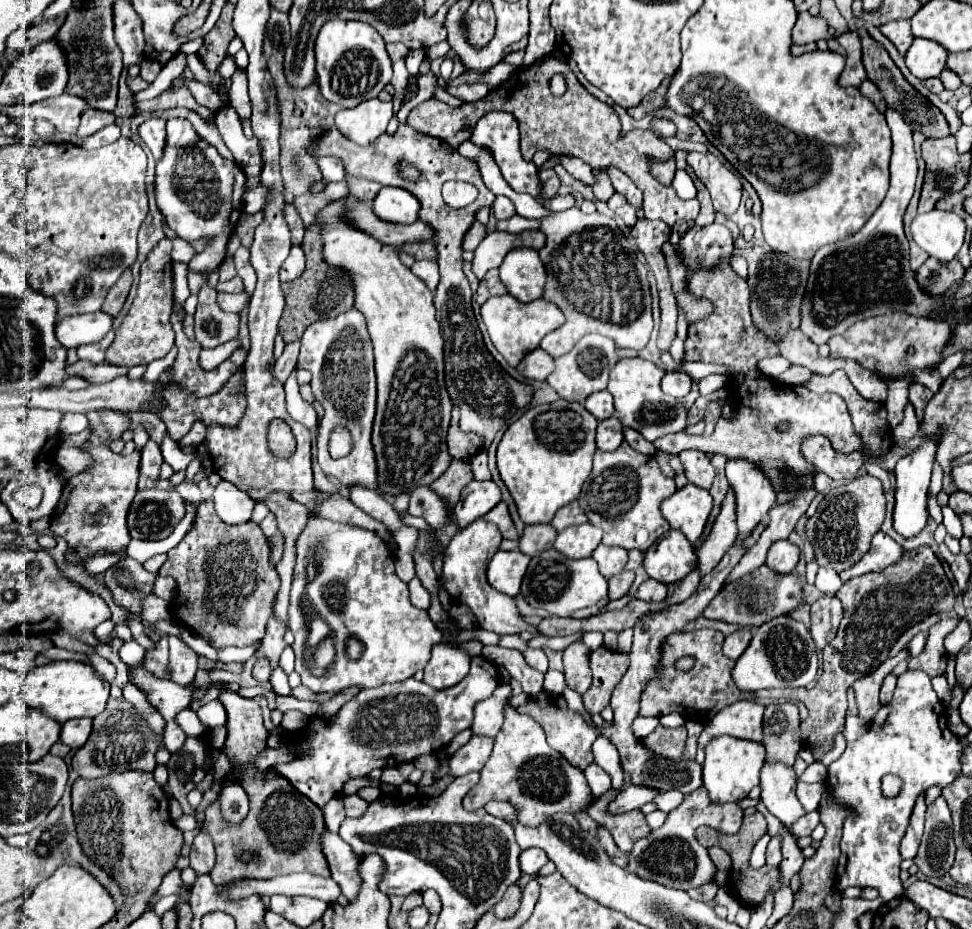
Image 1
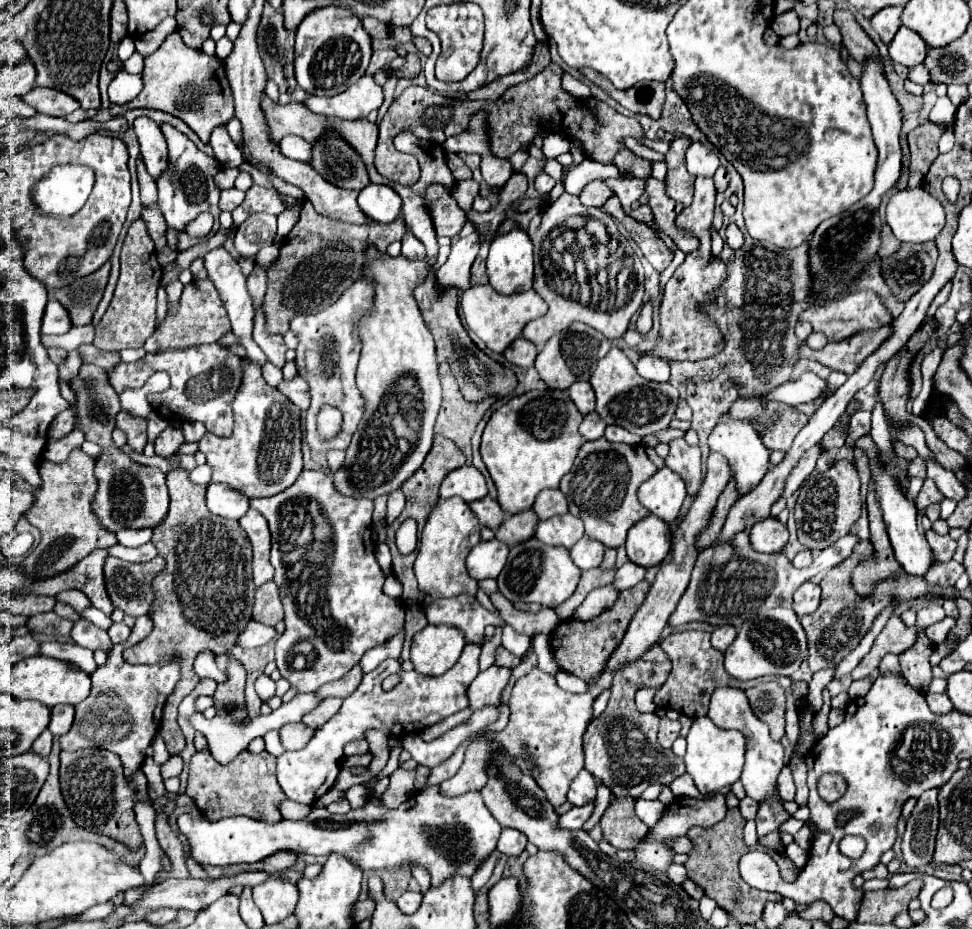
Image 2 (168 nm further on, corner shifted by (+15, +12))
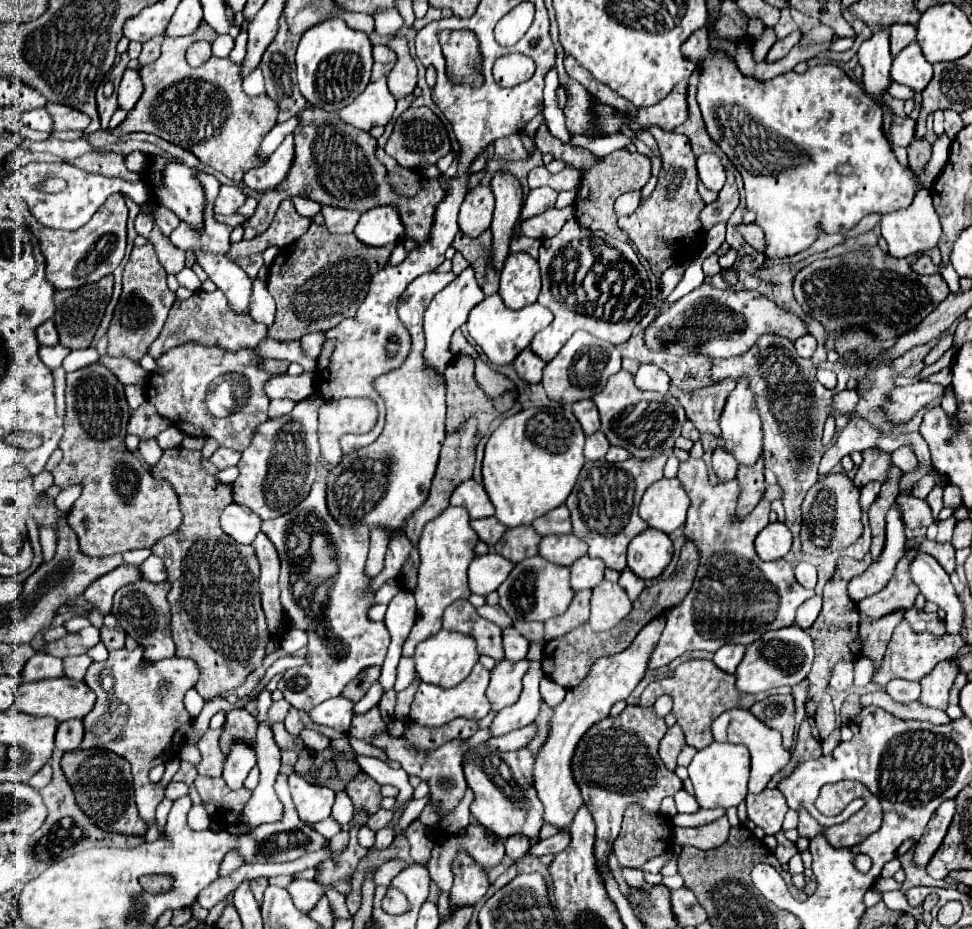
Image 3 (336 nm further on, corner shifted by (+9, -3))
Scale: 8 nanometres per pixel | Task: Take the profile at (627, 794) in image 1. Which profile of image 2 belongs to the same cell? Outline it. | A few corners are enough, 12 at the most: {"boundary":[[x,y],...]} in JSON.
{"boundary":[[594,802],[568,810],[558,828],[578,830],[590,818]]}

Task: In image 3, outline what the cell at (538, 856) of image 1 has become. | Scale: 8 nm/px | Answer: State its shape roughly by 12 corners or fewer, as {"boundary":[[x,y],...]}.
{"boundary":[[512,835],[504,841],[514,863],[530,851],[530,839]]}

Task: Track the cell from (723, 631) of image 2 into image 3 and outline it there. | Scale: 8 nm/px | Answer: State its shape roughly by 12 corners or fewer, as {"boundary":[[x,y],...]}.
{"boundary":[[722,645],[714,663],[734,673],[744,657],[744,645]]}

